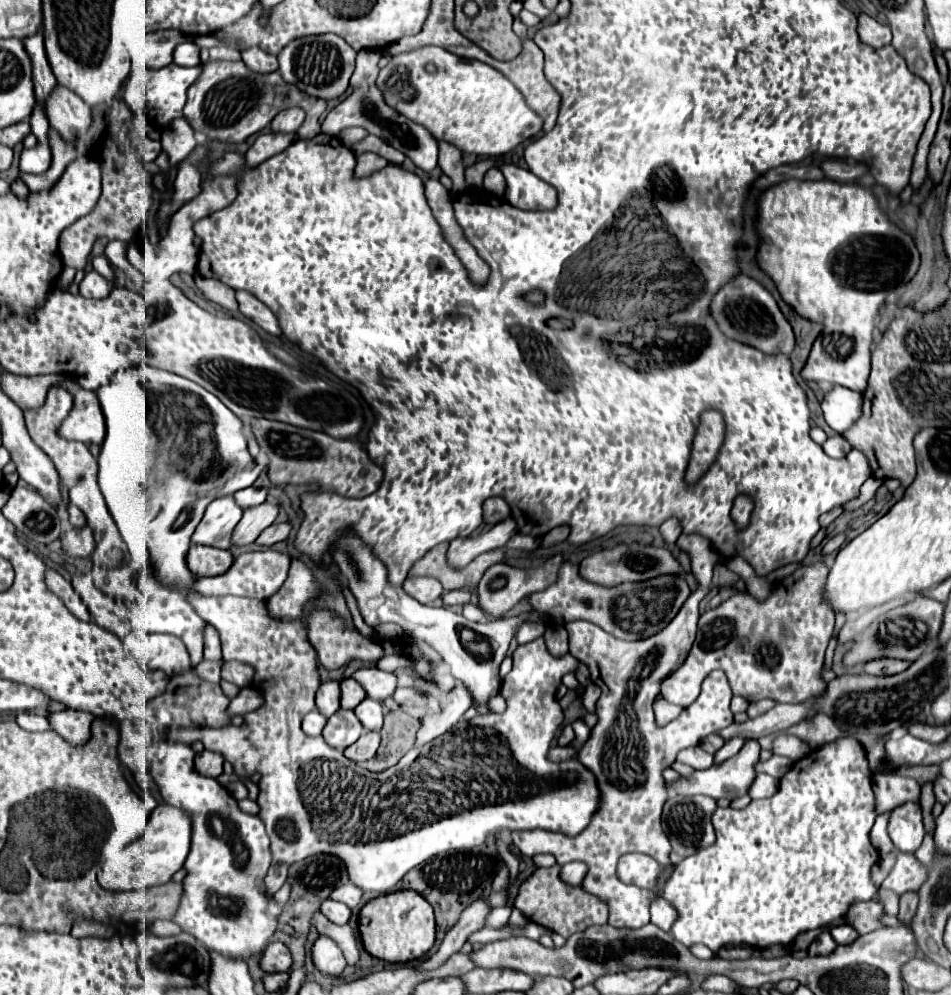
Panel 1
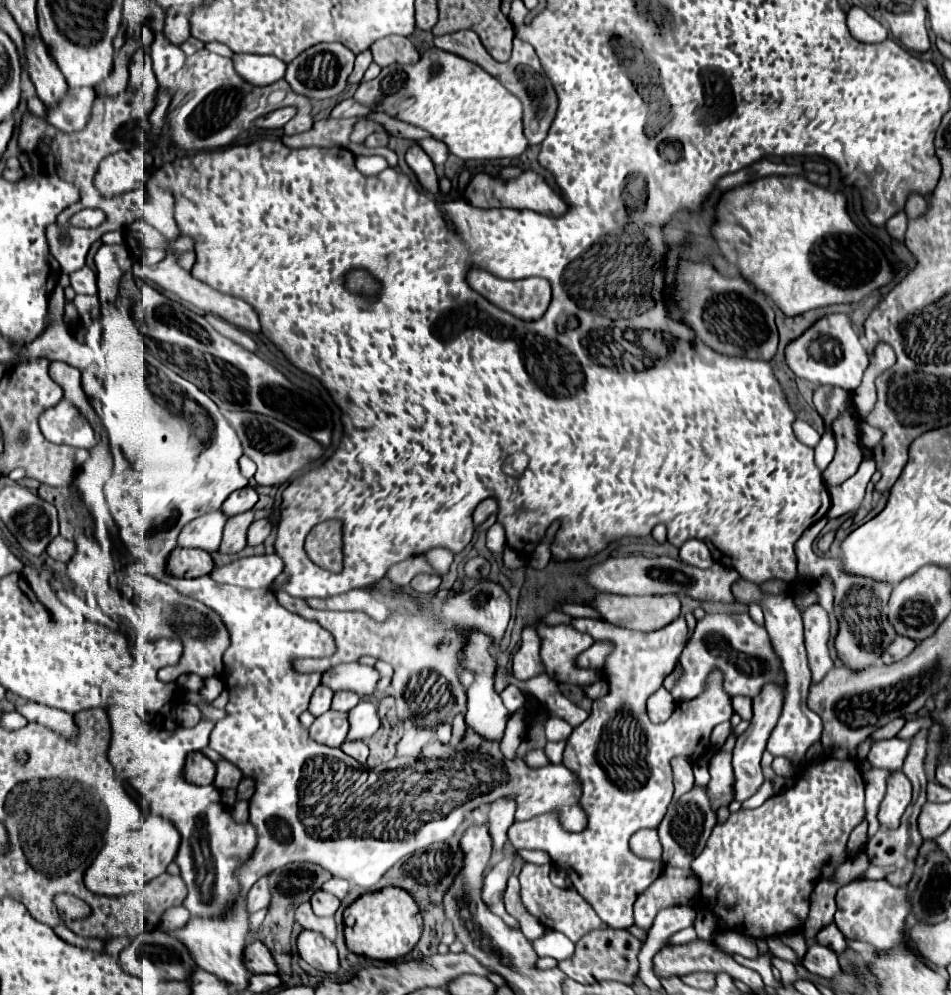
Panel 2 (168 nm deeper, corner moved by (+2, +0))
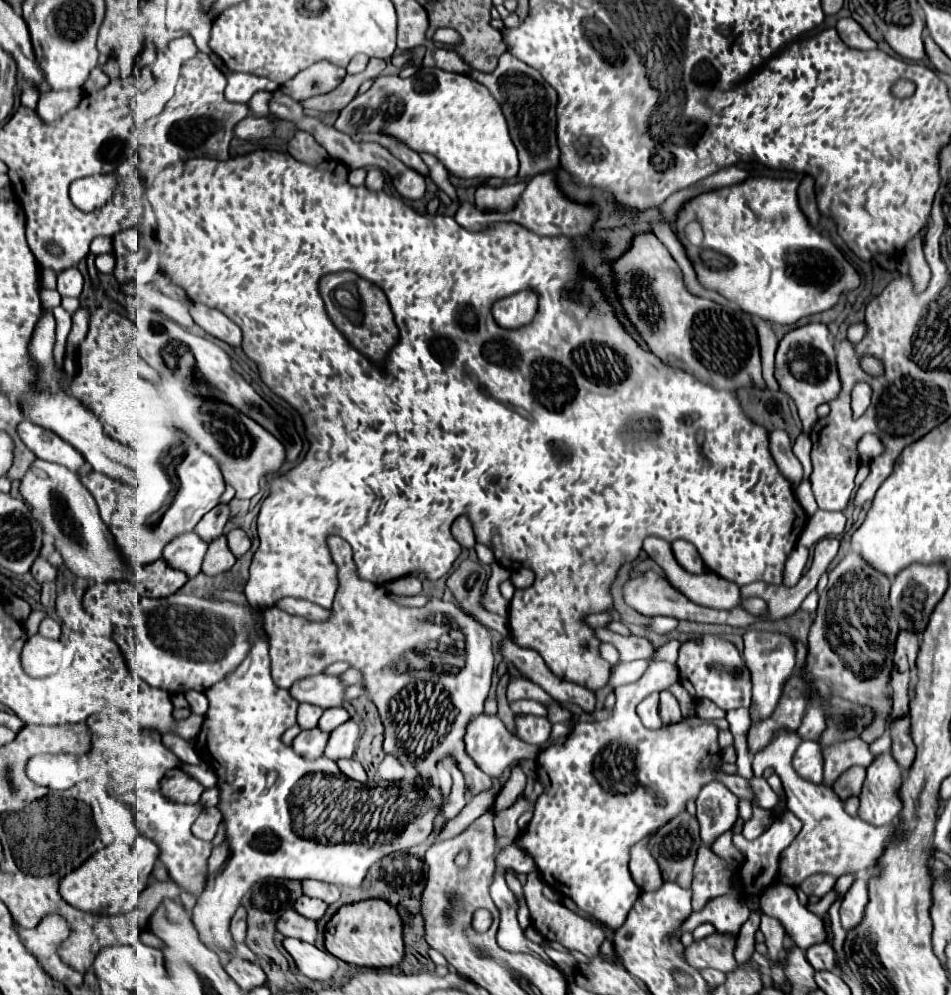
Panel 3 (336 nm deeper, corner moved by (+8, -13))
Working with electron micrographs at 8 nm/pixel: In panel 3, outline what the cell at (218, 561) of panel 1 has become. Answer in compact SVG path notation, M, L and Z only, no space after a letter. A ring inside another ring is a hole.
M156 560L146 566L146 582L144 582L144 596L148 598L166 598L168 594L178 592L186 582L188 576L176 568L172 568L166 560Z

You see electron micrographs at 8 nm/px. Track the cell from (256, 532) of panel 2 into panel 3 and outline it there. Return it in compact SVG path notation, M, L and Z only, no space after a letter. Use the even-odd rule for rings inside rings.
M236 528L236 530L232 530L228 534L228 546L232 548L232 554L236 558L240 558L240 556L244 556L250 550L252 540L250 540L250 536L242 528Z

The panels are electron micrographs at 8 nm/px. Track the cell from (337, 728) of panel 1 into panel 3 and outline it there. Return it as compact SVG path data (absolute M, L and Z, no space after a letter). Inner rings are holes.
M312 728L312 730L302 730L296 740L292 742L292 748L296 750L296 754L304 756L304 758L320 758L324 754L324 748L328 744L328 732L322 732L320 728Z

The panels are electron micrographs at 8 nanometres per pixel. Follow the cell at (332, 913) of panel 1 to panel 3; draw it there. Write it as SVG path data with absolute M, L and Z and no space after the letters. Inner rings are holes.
M300 896L298 898L298 902L296 902L296 906L294 906L302 916L306 916L306 918L310 918L310 920L320 920L324 914L326 914L326 910L328 910L328 906L324 904L324 902L320 902L320 900L312 900L312 898L308 898L308 896Z

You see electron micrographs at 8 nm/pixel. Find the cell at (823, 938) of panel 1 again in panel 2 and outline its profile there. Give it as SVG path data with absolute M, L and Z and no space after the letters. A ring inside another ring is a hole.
M814 943L814 945L808 947L808 953L806 953L802 965L804 965L810 973L814 973L814 975L818 975L818 977L822 977L822 979L836 977L836 975L842 971L842 969L840 969L840 963L838 963L838 955L836 955L832 949L822 947L822 945L818 945L818 943Z

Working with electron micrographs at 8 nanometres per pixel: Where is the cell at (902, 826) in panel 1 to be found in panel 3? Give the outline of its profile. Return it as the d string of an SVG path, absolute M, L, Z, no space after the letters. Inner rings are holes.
M880 754L868 768L864 790L860 794L860 818L874 826L896 822L902 810L900 784L902 774L892 754Z

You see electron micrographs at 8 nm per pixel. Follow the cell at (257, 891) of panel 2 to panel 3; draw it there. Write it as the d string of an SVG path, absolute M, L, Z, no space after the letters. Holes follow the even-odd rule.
M238 908L236 914L234 914L234 918L232 918L232 926L230 926L232 936L234 936L236 942L244 942L244 938L246 938L246 928L248 928L246 920L248 920L246 908Z

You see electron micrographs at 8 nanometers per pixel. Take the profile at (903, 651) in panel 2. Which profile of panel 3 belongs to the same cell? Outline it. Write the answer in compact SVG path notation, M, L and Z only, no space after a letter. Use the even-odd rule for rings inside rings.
M900 632L898 638L896 638L896 658L906 656L908 658L908 664L912 668L914 666L914 660L916 660L916 654L918 654L916 634L904 634L904 632Z

